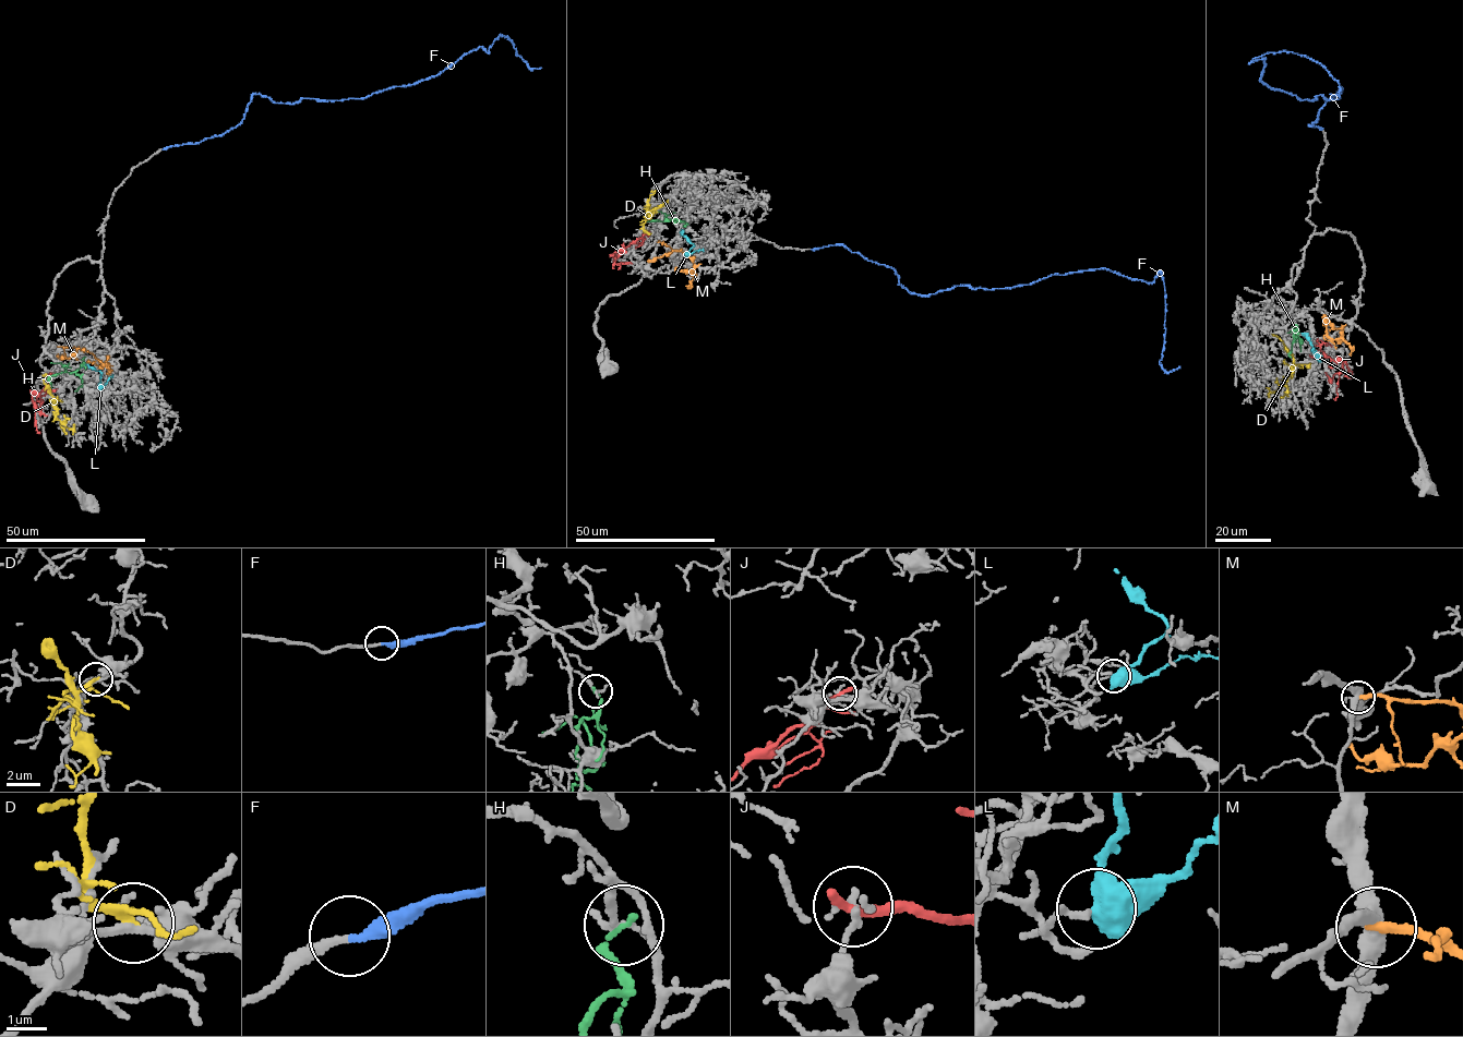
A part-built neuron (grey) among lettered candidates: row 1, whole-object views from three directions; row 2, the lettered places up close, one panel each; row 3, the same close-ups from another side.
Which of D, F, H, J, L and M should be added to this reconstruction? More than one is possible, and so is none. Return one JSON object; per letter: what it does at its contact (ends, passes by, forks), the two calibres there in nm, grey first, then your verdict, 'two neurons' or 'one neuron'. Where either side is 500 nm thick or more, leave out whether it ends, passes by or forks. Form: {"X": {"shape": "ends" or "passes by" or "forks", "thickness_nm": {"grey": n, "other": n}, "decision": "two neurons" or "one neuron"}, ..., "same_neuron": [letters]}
{"D": {"shape": "passes by", "thickness_nm": {"grey": 280, "other": 180}, "decision": "two neurons"}, "F": {"shape": "ends", "thickness_nm": {"grey": 160, "other": 280}, "decision": "one neuron"}, "H": {"shape": "ends", "thickness_nm": {"grey": 240, "other": 130}, "decision": "two neurons"}, "J": {"shape": "ends", "thickness_nm": {"grey": 240, "other": 320}, "decision": "two neurons"}, "L": {"thickness_nm": {"grey": 160, "other": 600}, "decision": "two neurons"}, "M": {"shape": "ends", "thickness_nm": {"grey": 380, "other": 240}, "decision": "two neurons"}, "same_neuron": ["F"]}

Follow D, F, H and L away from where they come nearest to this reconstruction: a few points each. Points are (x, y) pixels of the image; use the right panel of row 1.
D: (1309, 363), (1296, 364), (1286, 380), (1272, 393), (1267, 387)
F: (1321, 129), (1308, 125), (1341, 87), (1299, 99), (1260, 81), (1263, 57), (1248, 62), (1307, 56), (1330, 93)
H: (1296, 326), (1293, 338), (1300, 339), (1300, 351)
L: (1319, 360), (1307, 334), (1302, 333)

